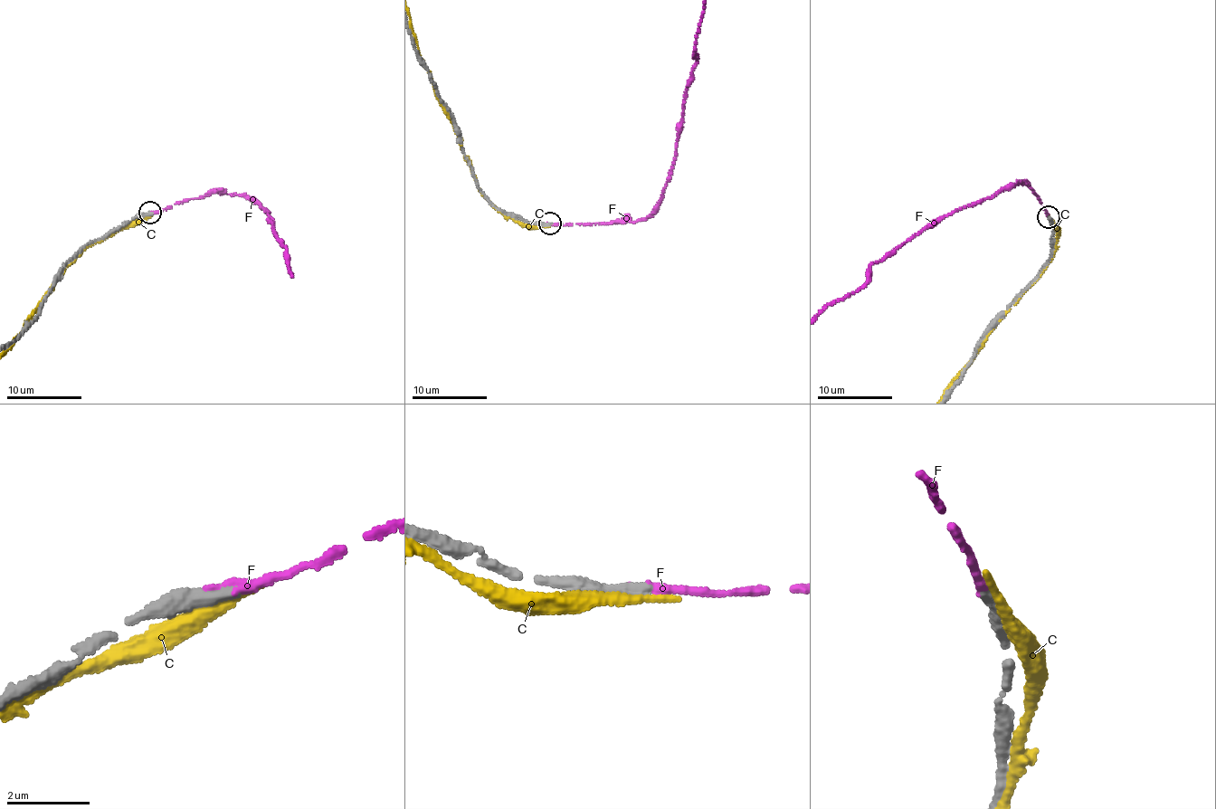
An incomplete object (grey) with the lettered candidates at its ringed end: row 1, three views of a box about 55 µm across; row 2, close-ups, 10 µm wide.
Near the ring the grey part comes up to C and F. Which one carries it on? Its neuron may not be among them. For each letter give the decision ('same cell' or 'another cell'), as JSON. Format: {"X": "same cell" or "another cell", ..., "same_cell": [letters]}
{"C": "another cell", "F": "same cell", "same_cell": ["F"]}

